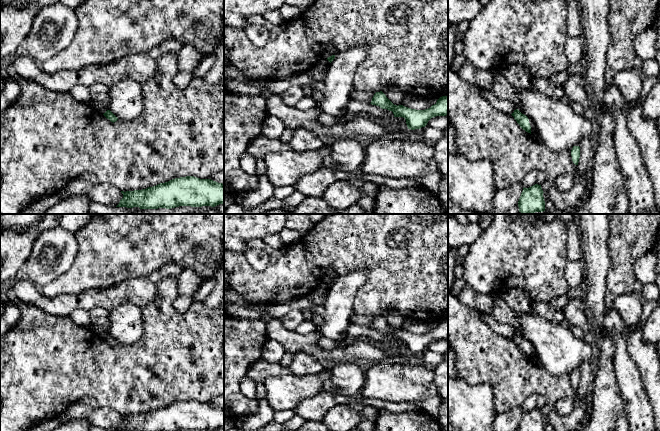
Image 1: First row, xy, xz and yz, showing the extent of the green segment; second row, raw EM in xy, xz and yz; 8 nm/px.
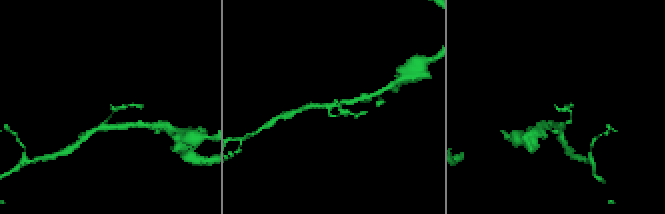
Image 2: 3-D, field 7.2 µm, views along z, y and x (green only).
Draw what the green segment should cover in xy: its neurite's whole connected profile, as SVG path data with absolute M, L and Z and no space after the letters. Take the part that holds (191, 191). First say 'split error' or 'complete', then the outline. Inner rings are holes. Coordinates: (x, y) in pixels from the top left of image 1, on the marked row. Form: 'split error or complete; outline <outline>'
complete; outline M194 176L175 178L146 189L121 193L123 198L116 207L171 209L179 206L215 207L224 204L224 184Z

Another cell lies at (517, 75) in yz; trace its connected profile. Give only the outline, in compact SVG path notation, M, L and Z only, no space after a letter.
M513 64L502 70L508 82L517 89L529 89L532 86L532 76L522 64Z

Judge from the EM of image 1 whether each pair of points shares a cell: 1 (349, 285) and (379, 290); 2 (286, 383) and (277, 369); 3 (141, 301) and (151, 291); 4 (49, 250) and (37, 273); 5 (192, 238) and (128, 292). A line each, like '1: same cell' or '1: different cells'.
1: different cells
2: different cells
3: same cell
4: same cell
5: different cells

